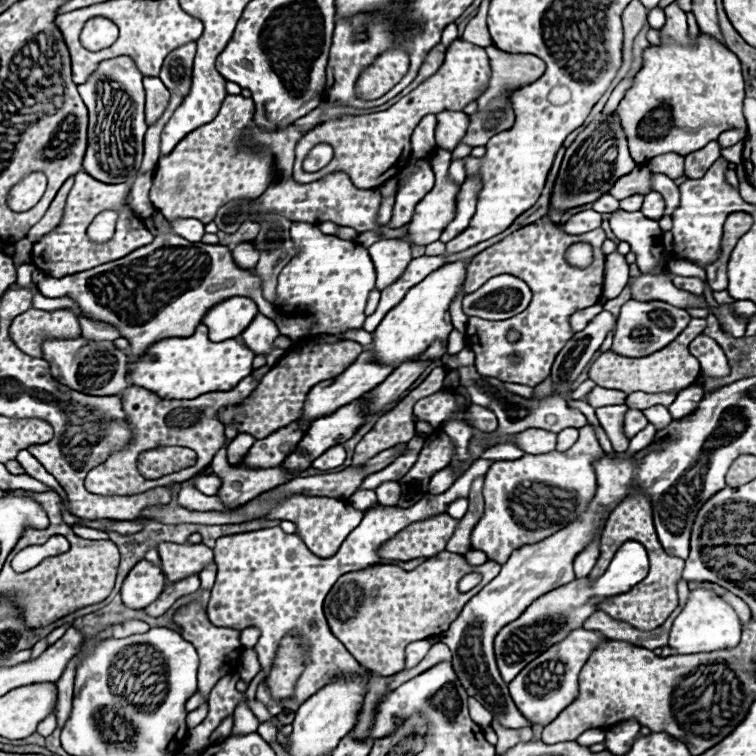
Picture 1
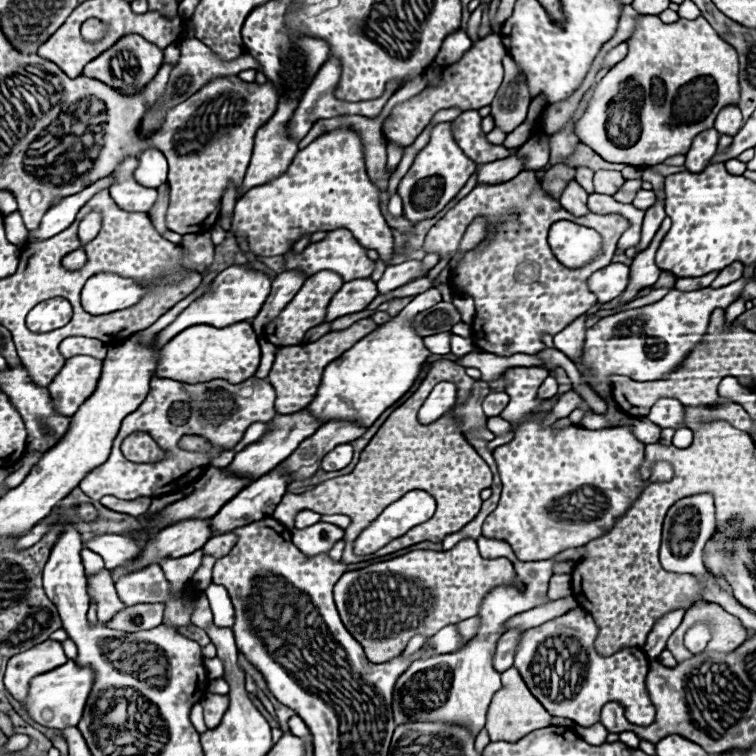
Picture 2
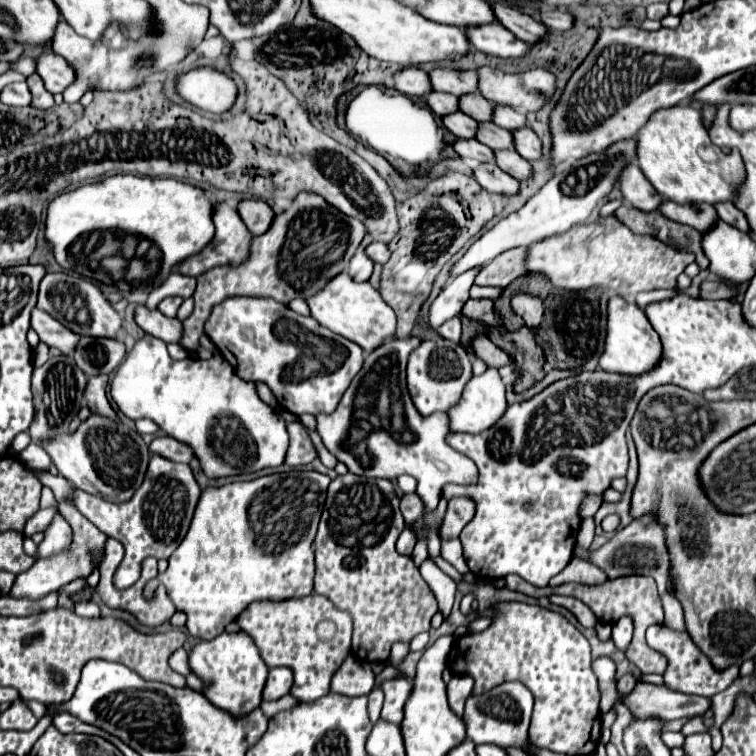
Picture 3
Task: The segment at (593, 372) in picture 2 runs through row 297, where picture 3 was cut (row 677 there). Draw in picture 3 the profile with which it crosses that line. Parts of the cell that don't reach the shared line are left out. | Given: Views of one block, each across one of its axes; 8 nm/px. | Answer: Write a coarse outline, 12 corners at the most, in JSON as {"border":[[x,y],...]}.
{"border":[[658,624],[650,648],[668,658],[672,690],[710,699],[738,678],[738,666],[714,670],[686,634]]}

